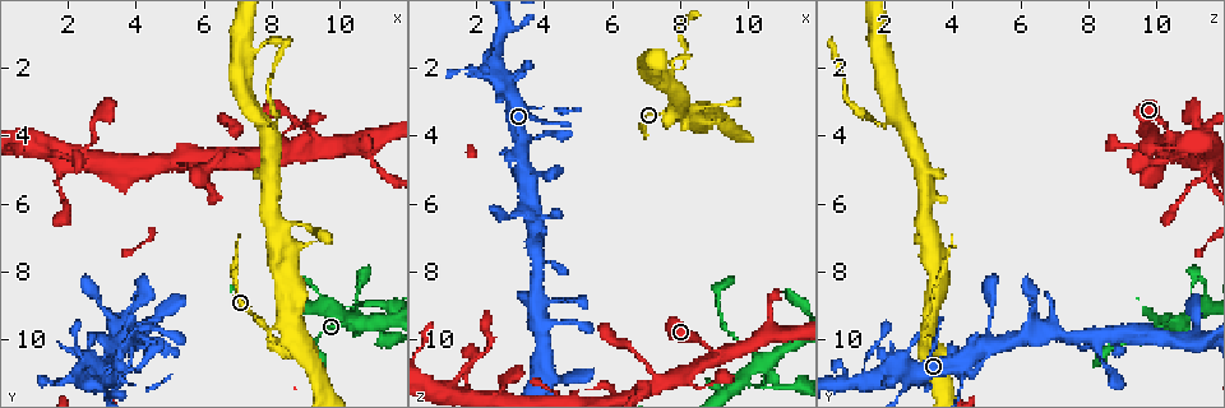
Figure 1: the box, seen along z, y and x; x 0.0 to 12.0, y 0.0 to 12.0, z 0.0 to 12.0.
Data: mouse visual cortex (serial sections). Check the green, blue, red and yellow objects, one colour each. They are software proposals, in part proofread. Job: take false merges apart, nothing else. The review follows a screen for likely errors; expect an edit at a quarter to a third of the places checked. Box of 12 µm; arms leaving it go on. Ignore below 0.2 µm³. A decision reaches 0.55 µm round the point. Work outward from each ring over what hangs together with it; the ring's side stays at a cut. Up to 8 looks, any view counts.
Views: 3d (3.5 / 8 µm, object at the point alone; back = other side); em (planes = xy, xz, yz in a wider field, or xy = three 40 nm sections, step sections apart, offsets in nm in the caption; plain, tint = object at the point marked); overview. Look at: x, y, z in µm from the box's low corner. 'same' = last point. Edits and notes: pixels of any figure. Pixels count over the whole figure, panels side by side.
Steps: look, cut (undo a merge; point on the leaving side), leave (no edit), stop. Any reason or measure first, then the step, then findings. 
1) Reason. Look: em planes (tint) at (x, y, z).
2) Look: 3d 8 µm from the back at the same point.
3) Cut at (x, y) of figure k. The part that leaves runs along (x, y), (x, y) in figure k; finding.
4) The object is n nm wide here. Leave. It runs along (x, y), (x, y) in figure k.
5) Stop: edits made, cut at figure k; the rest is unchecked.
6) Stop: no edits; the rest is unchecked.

Three arms meet. Look: 3d 3.5 µm at (9.8, 9.0, 11.2).

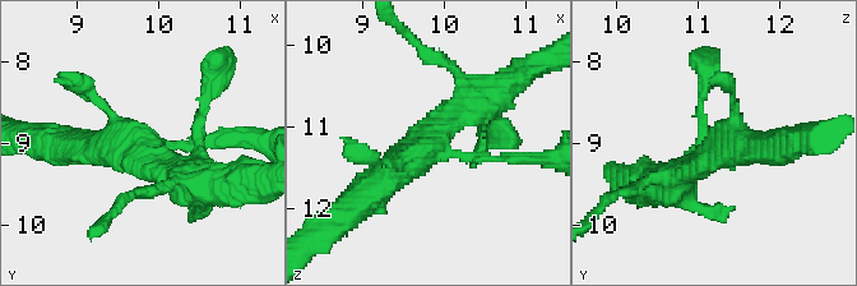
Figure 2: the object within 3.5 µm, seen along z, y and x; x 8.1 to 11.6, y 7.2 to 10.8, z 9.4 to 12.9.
Look: em xy step 1 (tint) at (9.85, 9.05, 11.20).

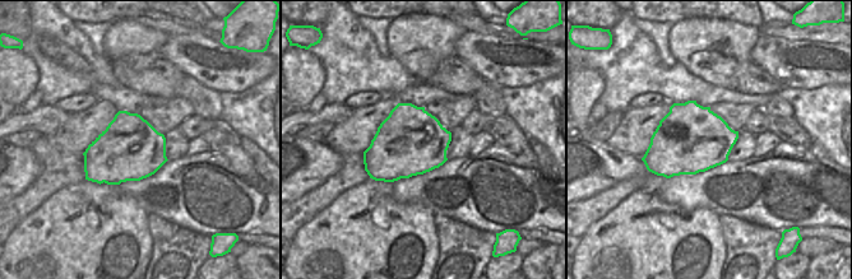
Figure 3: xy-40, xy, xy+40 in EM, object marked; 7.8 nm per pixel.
Leave. It runs along (472, 88), (434, 144), (366, 197) in figure 2; one cell here.

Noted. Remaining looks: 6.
Narrows sharply. Look: 3d 3.5 µm at (3.3, 11.3, 4.2).

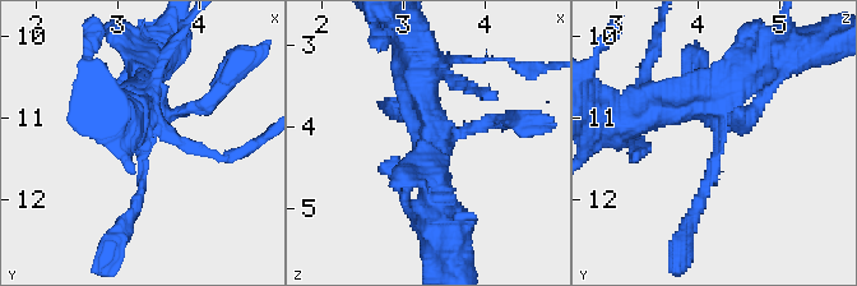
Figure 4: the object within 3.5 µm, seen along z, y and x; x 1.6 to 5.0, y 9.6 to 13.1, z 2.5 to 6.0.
The arms are 100, 400 nm wide. Look: em xy step 5 (tint) at the same point.

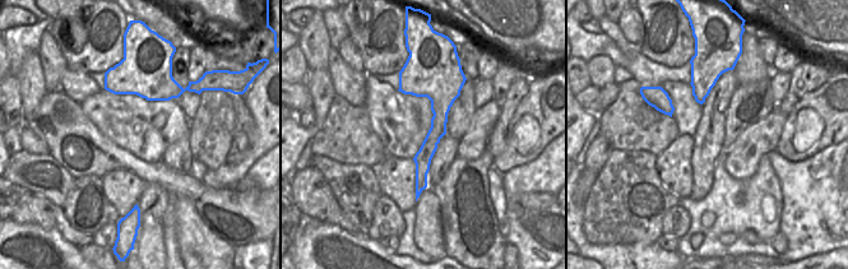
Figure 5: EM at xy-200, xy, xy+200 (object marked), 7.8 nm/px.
Leave. It runs along (413, 69), (439, 94), (418, 189) in figure 5; one cell here.

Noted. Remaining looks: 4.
Abrupt turn. Look: 3d 3.5 µm at (8.3, 9.5, 3.3).

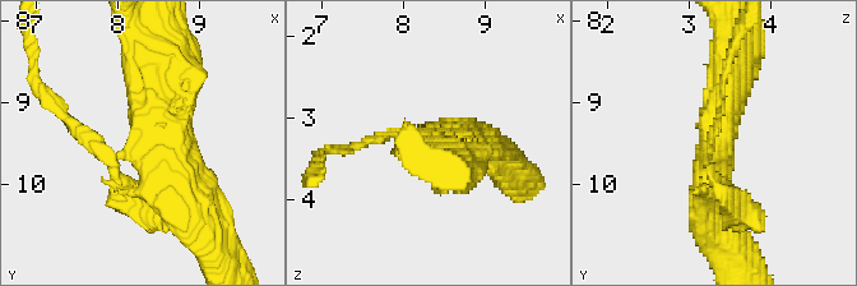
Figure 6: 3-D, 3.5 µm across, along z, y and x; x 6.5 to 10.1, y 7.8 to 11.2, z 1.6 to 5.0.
Need the tissue. Look: em planes (tint) at (8.30, 9.55, 3.25).

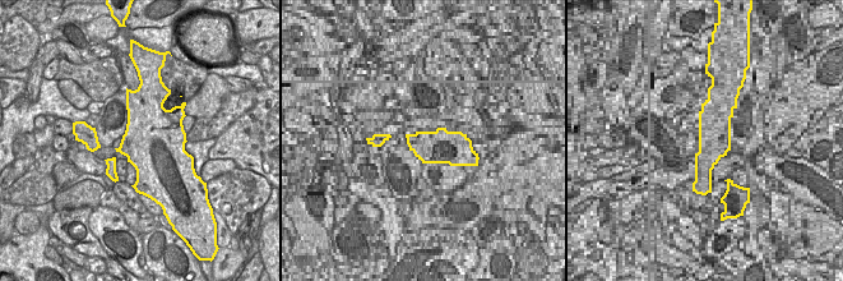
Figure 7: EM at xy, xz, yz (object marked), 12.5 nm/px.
Cut at (519, 197) of figure 6. The part that leaves runs along (403, 135), (443, 146), (443, 162) in figure 6; two cells meet here.

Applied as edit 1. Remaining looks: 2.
Stop: edits made, cut at figure 6; the rest is unchecked.

